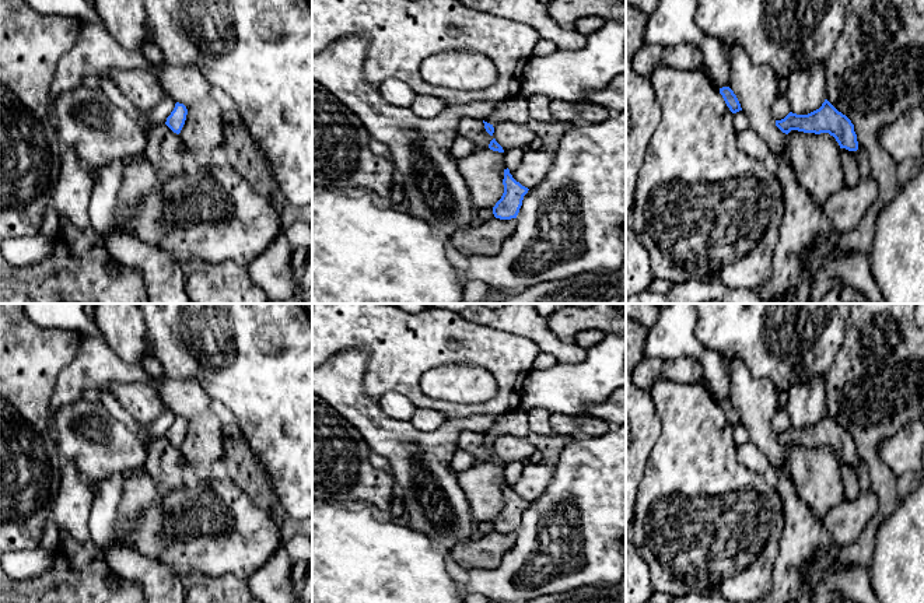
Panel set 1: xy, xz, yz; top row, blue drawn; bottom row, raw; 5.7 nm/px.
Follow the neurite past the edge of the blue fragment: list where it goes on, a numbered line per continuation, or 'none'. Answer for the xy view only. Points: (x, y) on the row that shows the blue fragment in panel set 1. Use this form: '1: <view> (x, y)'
none

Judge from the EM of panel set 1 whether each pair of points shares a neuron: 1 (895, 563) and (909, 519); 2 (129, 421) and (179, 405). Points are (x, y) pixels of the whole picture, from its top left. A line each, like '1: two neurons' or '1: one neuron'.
1: one neuron
2: two neurons

